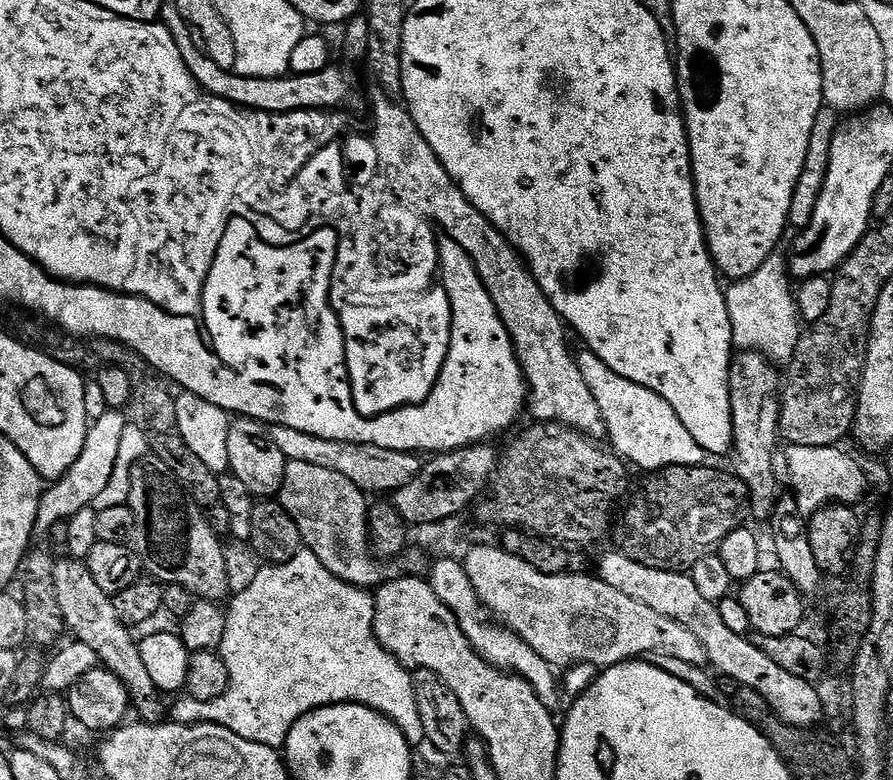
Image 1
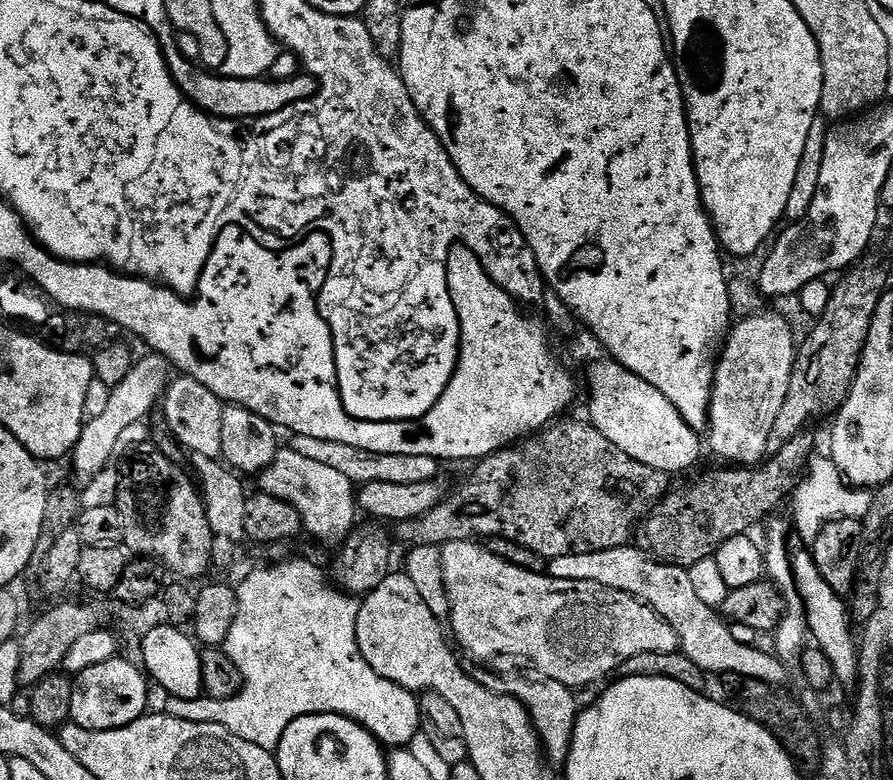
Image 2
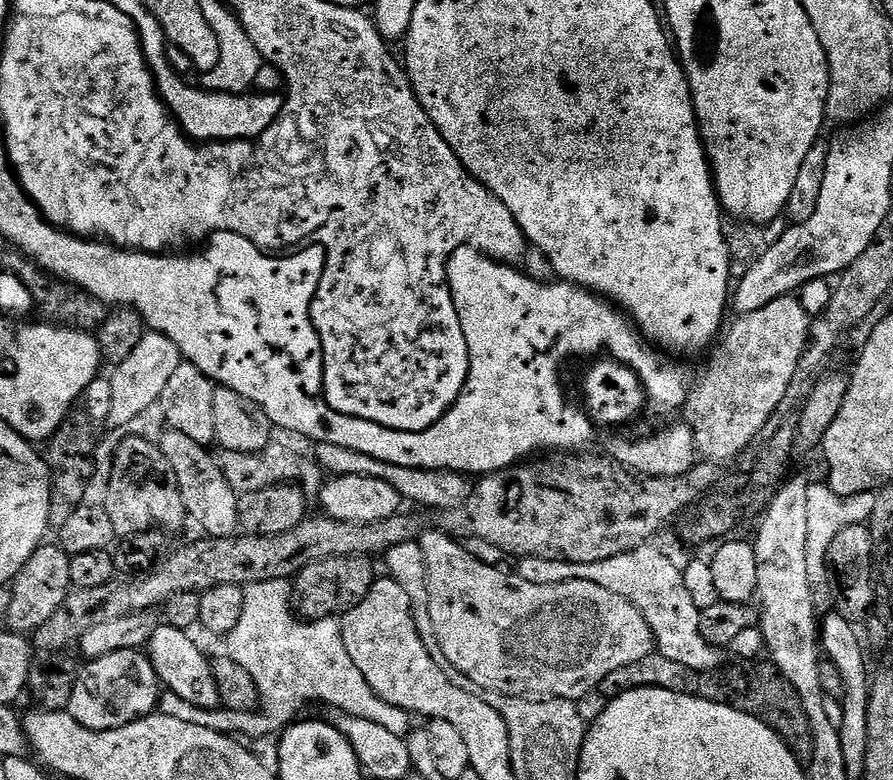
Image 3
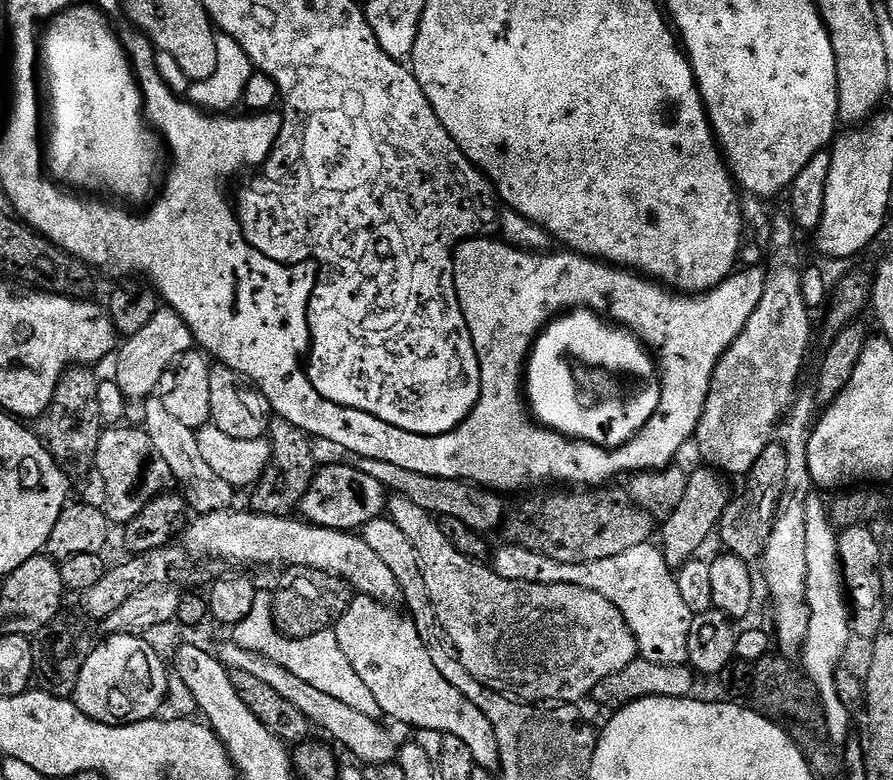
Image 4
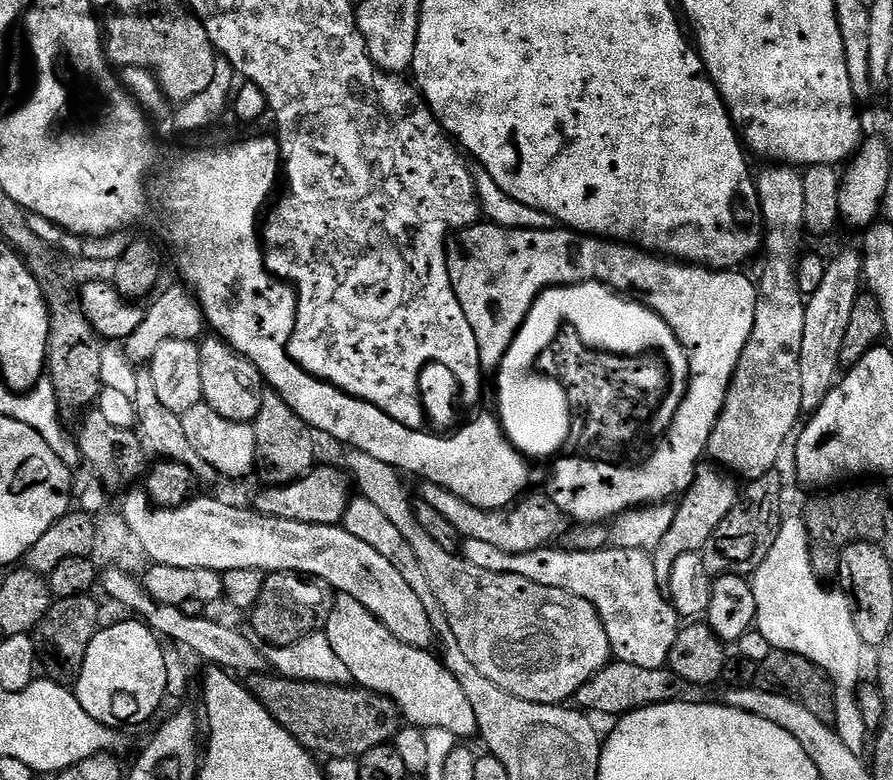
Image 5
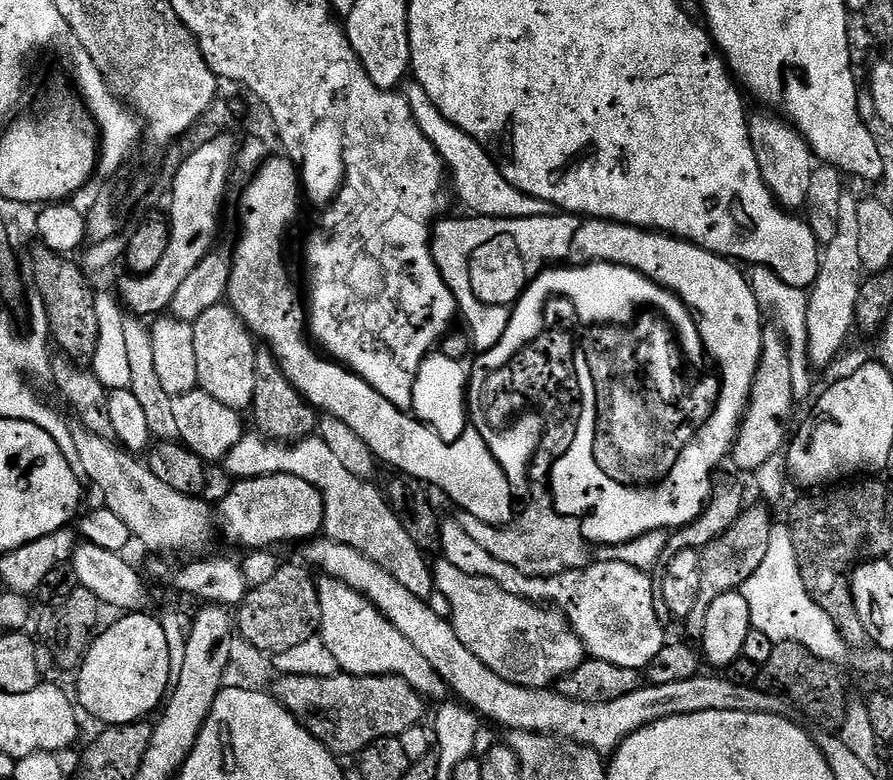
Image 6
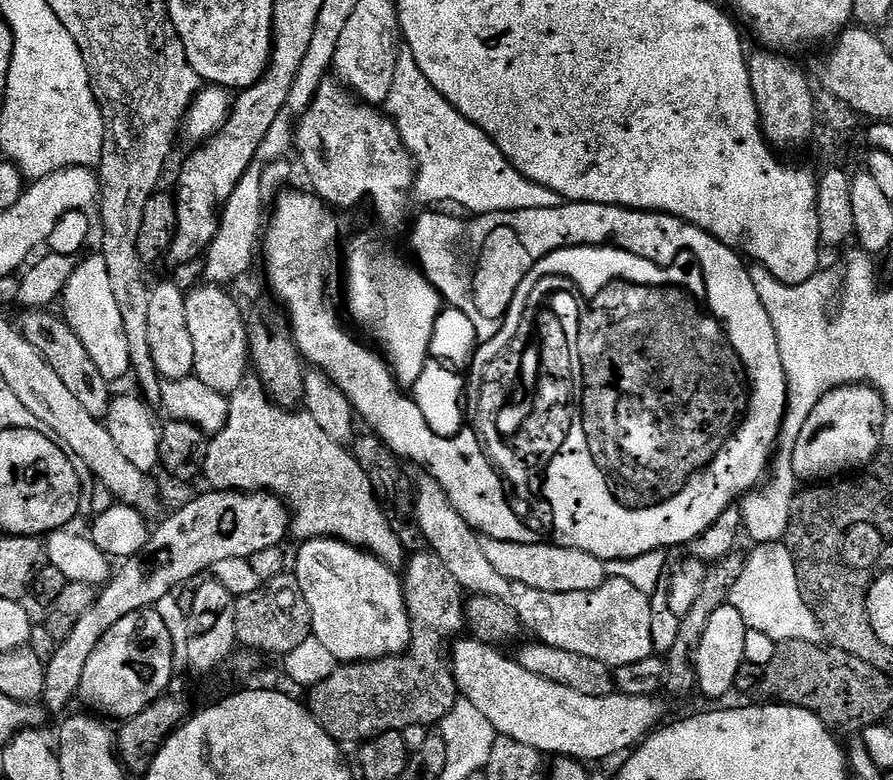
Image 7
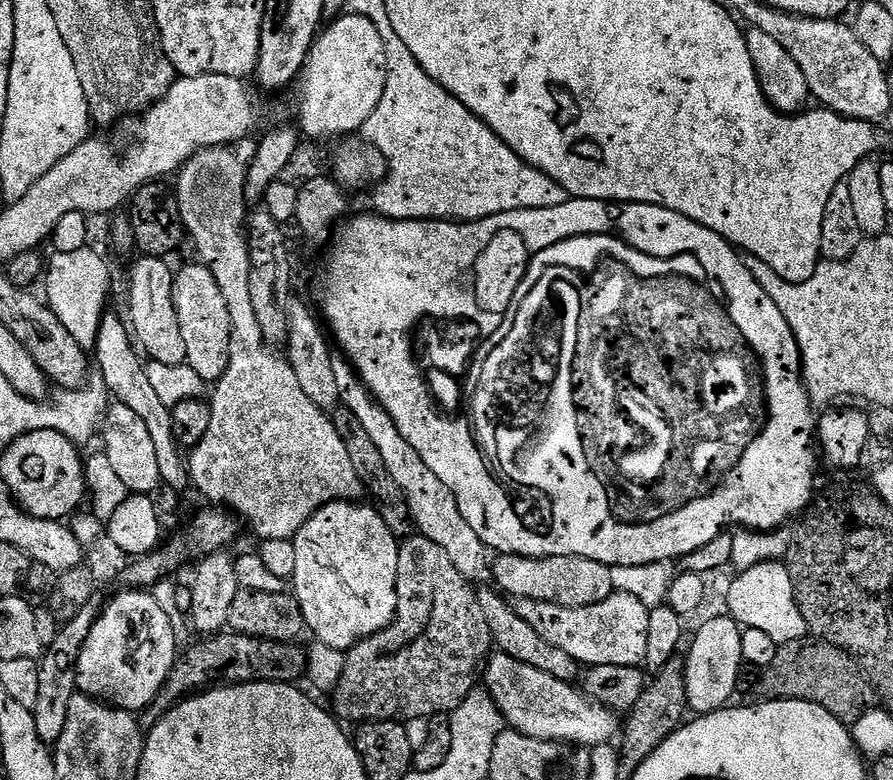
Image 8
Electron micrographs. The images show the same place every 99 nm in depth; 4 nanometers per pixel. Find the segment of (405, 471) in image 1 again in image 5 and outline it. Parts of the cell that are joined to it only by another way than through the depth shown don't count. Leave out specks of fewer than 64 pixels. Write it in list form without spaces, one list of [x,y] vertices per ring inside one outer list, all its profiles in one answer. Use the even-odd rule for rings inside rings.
[[[424,482],[419,486],[421,487],[419,499],[425,504],[434,506],[434,510],[438,510],[438,514],[442,514],[442,518],[447,518],[460,531],[464,540],[478,538],[478,542],[498,546],[498,550],[506,550],[510,554],[522,554],[530,550],[549,547],[553,542],[559,541],[556,539],[559,538],[560,531],[562,531],[561,536],[565,531],[564,513],[556,505],[555,499],[543,491],[536,492],[533,496],[525,495],[519,503],[507,510],[497,510],[470,506],[470,502],[458,498],[458,494],[437,484]]]

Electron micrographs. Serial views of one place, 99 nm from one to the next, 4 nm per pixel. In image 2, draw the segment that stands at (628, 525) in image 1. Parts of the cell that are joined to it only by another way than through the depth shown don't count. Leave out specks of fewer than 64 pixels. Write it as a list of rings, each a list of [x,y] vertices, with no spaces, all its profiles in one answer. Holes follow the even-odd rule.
[[[808,435],[795,436],[786,446],[782,446],[780,452],[775,453],[767,462],[761,463],[755,470],[748,466],[728,466],[725,467],[725,472],[712,472],[709,476],[702,477],[697,484],[690,485],[689,488],[680,488],[677,492],[676,489],[669,491],[668,495],[661,499],[639,525],[638,540],[639,536],[641,540],[639,543],[646,549],[648,555],[659,563],[673,564],[675,568],[689,569],[694,566],[694,562],[715,557],[722,542],[735,536],[751,533],[753,531],[751,528],[759,520],[767,521],[773,515],[771,512],[783,500],[785,503],[804,481],[804,475],[808,473],[808,461],[813,459],[817,451],[815,438]]]

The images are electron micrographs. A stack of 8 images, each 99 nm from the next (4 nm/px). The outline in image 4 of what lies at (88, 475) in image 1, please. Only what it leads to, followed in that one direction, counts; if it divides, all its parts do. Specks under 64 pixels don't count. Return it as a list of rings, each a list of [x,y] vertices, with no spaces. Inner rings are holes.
[[[171,310],[158,311],[154,314],[154,318],[150,318],[150,322],[146,326],[142,326],[142,330],[138,330],[138,334],[127,337],[119,345],[114,356],[114,361],[116,360],[116,373],[114,373],[116,385],[129,400],[145,401],[159,389],[169,366],[179,356],[193,351],[193,348],[192,331],[190,326],[186,326],[182,317]]]

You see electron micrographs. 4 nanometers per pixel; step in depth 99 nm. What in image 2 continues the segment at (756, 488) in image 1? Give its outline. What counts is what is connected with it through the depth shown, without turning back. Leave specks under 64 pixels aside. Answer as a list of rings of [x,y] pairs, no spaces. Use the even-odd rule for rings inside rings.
[[[754,314],[741,319],[739,321],[741,324],[737,323],[729,331],[720,359],[716,362],[716,378],[708,411],[706,444],[707,447],[708,444],[712,447],[714,455],[728,460],[724,462],[732,466],[756,466],[769,455],[770,430],[774,430],[774,422],[778,422],[778,414],[782,414],[782,406],[790,390],[792,367],[796,364],[798,336],[796,340],[791,326],[782,317],[764,315]]]

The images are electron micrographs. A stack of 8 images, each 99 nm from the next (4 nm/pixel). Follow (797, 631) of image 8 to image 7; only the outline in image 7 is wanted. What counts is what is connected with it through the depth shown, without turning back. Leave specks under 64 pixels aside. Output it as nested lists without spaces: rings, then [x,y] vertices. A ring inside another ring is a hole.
[[[782,542],[756,544],[753,549],[752,554],[747,555],[742,574],[738,576],[731,590],[729,604],[738,610],[738,614],[742,615],[742,620],[746,622],[748,629],[761,630],[762,634],[769,635],[777,643],[784,643],[785,640],[815,642],[819,632],[816,618],[801,596],[793,556],[790,555],[787,545]]]

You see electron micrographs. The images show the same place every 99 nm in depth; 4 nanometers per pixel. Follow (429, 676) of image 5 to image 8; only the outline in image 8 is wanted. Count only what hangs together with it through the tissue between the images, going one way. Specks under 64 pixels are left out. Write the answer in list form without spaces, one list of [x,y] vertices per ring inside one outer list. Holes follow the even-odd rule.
[[[336,500],[319,508],[291,541],[295,551],[295,569],[290,588],[304,615],[307,631],[313,632],[319,643],[347,653],[358,642],[392,625],[398,606],[396,579],[401,541],[386,530],[386,522],[382,522],[375,508],[364,502]]]

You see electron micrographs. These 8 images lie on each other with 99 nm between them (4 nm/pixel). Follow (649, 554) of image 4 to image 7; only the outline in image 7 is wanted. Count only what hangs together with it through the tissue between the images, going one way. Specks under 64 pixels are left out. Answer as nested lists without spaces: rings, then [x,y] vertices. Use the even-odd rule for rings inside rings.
[[[420,474],[420,477],[415,477],[414,503],[416,521],[418,526],[422,526],[425,545],[434,555],[442,558],[442,563],[449,568],[450,574],[454,574],[454,578],[458,578],[465,593],[472,596],[489,596],[505,604],[520,619],[521,625],[536,635],[533,637],[539,643],[549,644],[558,650],[570,650],[570,654],[586,654],[586,658],[598,658],[598,662],[607,664],[613,670],[630,666],[630,662],[642,662],[642,658],[653,655],[650,638],[652,600],[649,593],[630,586],[630,582],[622,582],[622,578],[609,578],[593,592],[547,592],[534,590],[534,586],[525,586],[523,582],[510,582],[510,578],[498,574],[498,570],[490,566],[490,558],[486,558],[482,550],[482,542],[476,529],[468,525],[466,518],[462,518],[458,510],[454,510],[450,498],[433,476]]]

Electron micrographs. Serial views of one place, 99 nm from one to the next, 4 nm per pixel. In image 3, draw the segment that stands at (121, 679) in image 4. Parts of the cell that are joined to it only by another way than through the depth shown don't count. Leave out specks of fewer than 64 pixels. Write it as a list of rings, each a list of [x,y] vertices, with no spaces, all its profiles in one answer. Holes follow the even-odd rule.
[[[118,650],[114,654],[106,654],[106,658],[89,660],[83,666],[85,668],[81,670],[80,676],[78,672],[75,677],[76,685],[70,694],[70,702],[66,709],[75,720],[82,722],[82,726],[95,732],[105,732],[133,724],[135,720],[141,720],[144,716],[153,715],[157,711],[162,685],[151,660],[143,651]]]

